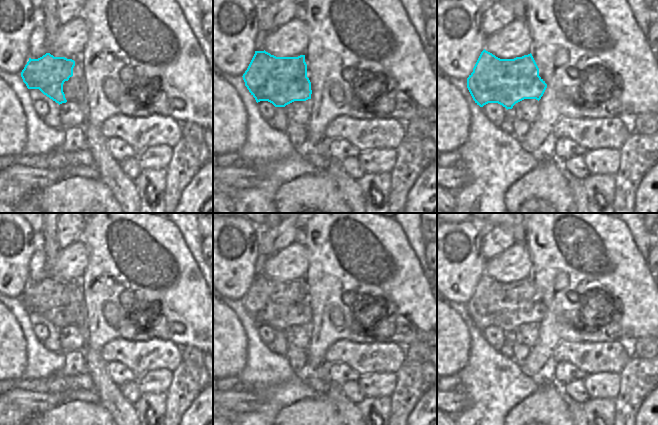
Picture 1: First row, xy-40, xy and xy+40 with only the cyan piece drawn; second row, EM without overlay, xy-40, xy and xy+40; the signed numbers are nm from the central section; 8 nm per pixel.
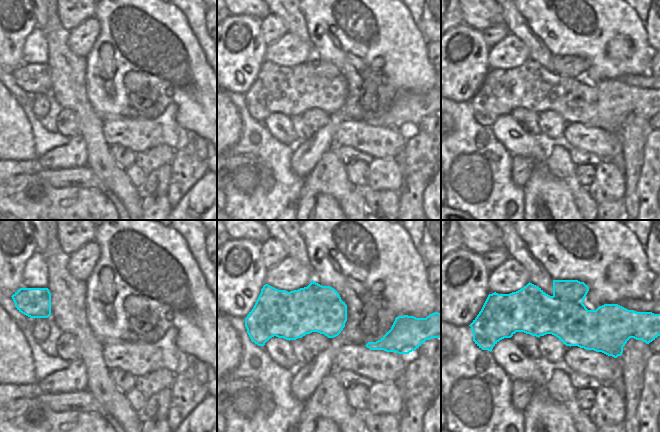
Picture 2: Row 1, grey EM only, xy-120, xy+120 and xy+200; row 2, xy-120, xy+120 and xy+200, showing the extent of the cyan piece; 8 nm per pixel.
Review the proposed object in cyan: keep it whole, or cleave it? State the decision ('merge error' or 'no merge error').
merge error

